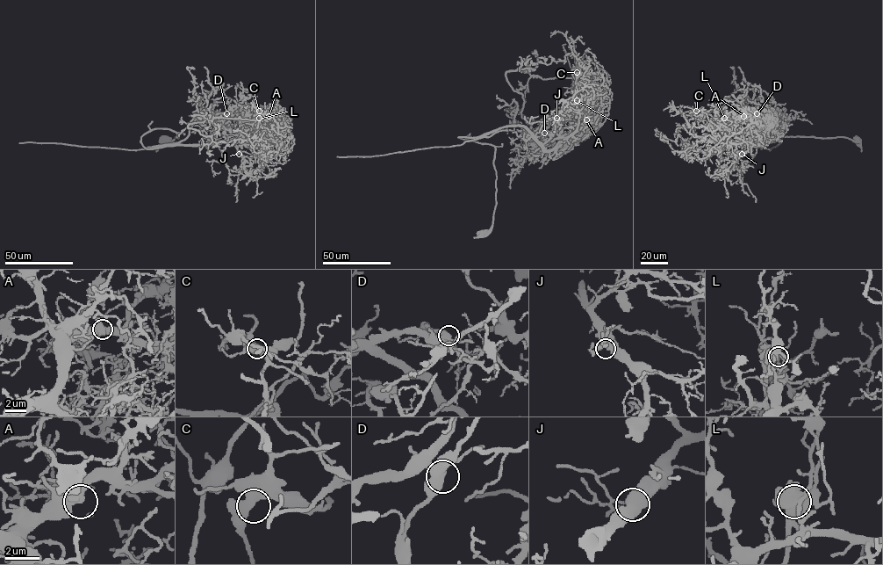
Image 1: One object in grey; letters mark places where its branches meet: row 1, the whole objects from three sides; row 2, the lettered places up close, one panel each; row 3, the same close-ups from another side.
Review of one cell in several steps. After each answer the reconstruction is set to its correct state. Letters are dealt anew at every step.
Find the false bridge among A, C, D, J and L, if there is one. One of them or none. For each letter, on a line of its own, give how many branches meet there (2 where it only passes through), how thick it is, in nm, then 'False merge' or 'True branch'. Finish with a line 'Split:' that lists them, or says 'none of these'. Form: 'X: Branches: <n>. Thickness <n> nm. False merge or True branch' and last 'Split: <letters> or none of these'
A: Branches: 2. Thickness 500 nm. True branch
C: Branches: 2. Thickness 550 nm. True branch
D: Branches: 2. Thickness 550 nm. True branch
J: Branches: 2. Thickness 550 nm. True branch
L: Branches: 2. Thickness 500 nm. False merge
Split: L

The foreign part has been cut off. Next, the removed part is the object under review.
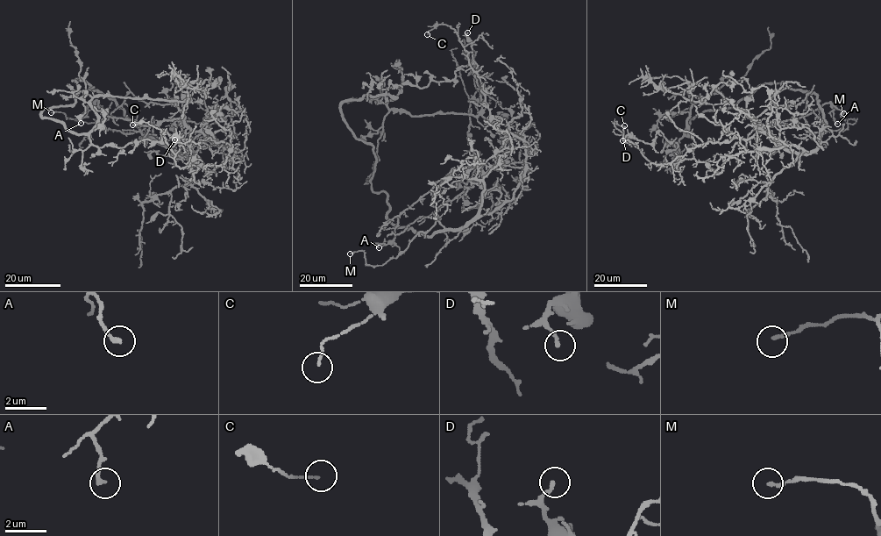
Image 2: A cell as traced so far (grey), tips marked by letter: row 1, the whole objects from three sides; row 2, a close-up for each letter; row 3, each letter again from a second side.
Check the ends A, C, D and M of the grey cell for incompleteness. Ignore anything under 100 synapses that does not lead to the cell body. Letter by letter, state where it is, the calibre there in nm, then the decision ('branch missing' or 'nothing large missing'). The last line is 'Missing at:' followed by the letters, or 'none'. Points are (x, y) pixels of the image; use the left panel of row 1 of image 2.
A: at (81, 123); 200 nm thick; nothing large missing
C: at (132, 125); 90 nm thick; nothing large missing
D: at (174, 139); 160 nm thick; nothing large missing
M: at (51, 112); 170 nm thick; nothing large missing
Missing at: none

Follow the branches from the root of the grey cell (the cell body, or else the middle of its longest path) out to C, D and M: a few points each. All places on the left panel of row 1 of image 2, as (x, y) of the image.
C: (178, 106), (187, 153), (235, 151), (209, 174), (195, 159), (178, 166), (159, 129), (132, 125)
D: (178, 106), (180, 81), (183, 101), (90, 102), (94, 145), (159, 141), (163, 130), (174, 139)
M: (178, 106), (189, 129), (186, 153), (175, 153), (139, 132), (123, 133), (51, 112)

